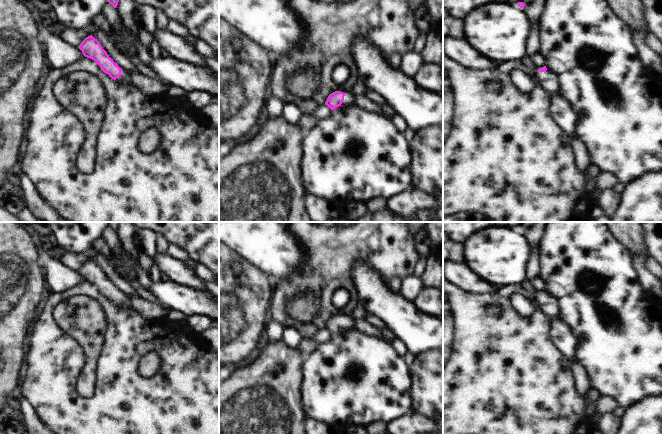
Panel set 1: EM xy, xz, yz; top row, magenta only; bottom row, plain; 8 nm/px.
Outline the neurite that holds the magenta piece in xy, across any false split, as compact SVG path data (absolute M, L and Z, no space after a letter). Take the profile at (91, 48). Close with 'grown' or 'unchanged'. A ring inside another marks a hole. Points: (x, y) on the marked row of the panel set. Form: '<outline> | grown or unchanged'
M92 35L86 37L78 47L83 55L94 60L101 70L118 83L130 83L128 72L122 70Z | grown

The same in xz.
M335 91L328 96L325 105L331 110L334 110L336 107L349 108L354 105L353 95L350 92Z | grown

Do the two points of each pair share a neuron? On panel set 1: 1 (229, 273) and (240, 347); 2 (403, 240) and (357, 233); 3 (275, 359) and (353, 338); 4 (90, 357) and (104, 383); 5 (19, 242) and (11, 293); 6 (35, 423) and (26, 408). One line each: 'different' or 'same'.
1: same
2: same
3: different
4: different
5: same
6: same

